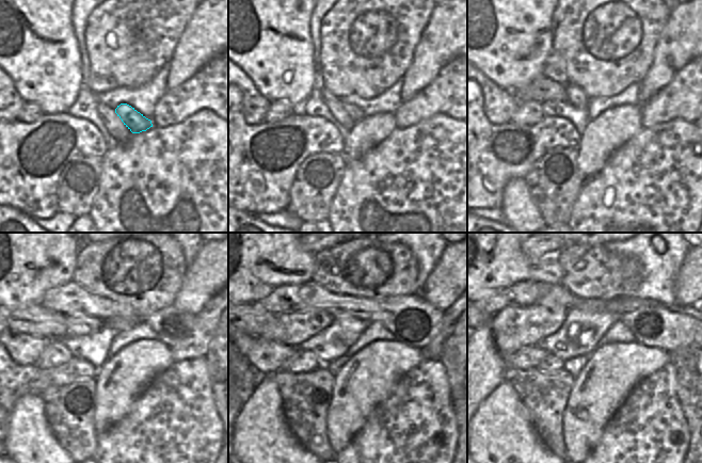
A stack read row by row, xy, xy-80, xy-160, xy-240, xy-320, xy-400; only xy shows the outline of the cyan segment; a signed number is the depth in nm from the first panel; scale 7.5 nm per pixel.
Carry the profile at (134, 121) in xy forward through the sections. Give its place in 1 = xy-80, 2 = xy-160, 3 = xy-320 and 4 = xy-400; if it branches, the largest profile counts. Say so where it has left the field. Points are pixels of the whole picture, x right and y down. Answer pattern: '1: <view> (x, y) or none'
1: xy-80 (355, 113)
2: xy-160 (576, 96)
3: xy-320 (291, 329)
4: xy-400 (513, 328)

